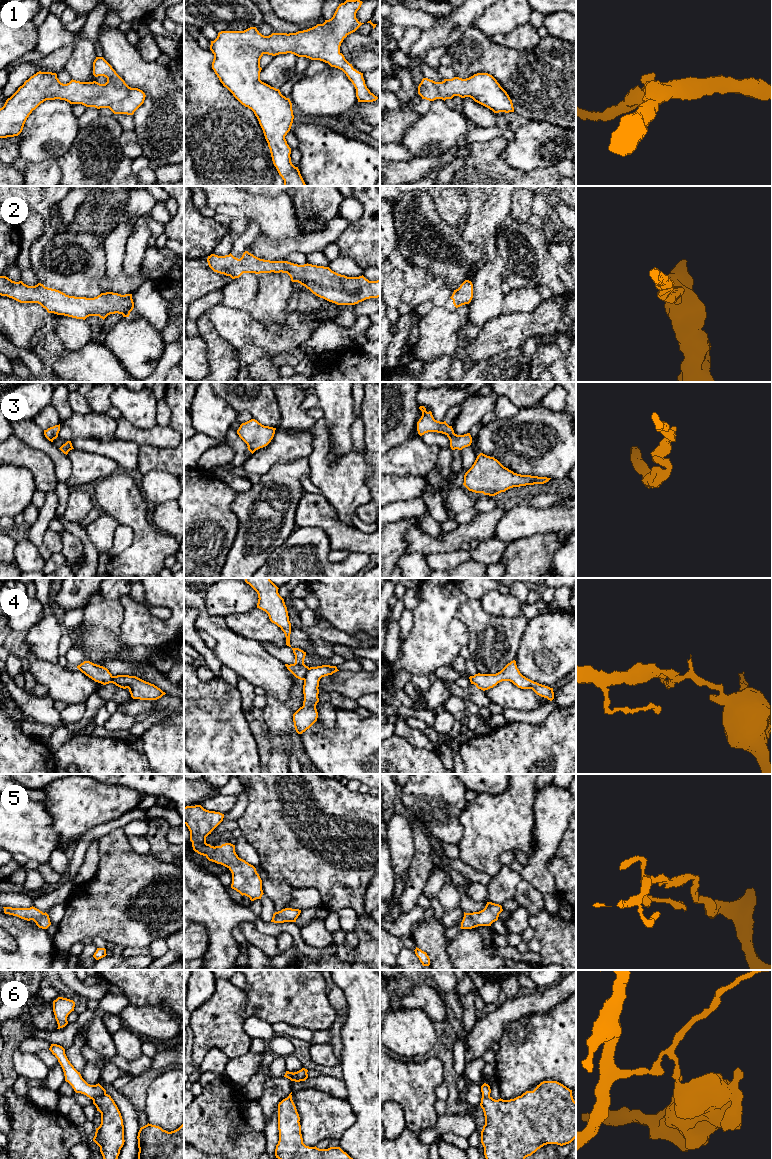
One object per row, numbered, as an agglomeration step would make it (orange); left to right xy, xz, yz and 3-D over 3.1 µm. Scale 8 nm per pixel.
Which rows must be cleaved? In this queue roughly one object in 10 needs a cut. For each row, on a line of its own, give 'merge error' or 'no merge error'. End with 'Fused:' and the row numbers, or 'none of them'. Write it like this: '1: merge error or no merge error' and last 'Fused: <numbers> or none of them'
1: no merge error
2: no merge error
3: no merge error
4: merge error
5: no merge error
6: merge error
Fused: 4, 6

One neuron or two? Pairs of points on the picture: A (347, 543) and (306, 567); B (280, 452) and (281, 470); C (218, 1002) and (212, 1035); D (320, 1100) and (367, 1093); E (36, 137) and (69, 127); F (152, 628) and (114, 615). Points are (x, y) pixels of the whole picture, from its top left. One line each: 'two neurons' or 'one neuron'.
A: two neurons
B: two neurons
C: one neuron
D: two neurons
E: one neuron
F: two neurons

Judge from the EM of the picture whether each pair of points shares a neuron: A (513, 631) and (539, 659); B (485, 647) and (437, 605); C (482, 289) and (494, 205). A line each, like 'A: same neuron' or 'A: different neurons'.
A: different neurons
B: different neurons
C: same neuron

